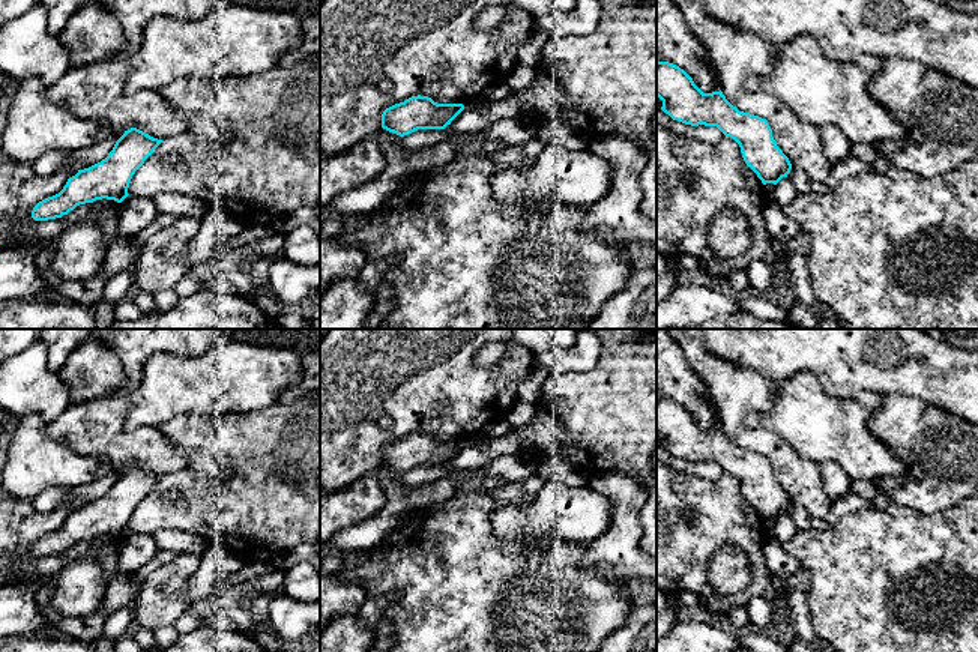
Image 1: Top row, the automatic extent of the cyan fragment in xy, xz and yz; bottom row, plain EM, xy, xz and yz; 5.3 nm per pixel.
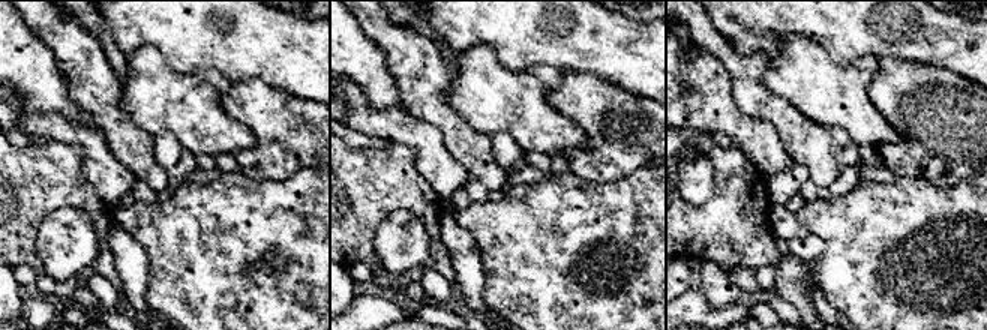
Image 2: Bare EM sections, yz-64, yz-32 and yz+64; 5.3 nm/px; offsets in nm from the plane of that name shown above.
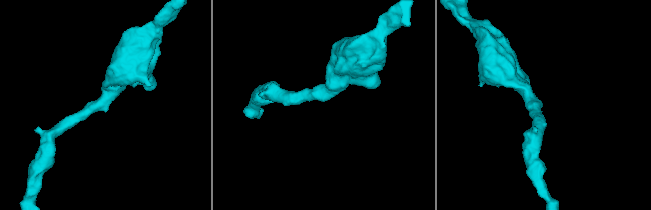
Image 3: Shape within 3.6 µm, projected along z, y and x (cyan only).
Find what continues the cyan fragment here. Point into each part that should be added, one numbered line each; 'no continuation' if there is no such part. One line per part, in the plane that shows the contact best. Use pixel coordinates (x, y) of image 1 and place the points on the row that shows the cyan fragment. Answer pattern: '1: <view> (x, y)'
no continuation

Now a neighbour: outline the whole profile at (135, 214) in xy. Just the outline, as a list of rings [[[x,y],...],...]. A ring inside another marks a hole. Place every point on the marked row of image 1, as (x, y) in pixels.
[[[128,195],[119,210],[119,233],[125,237],[135,237],[149,227],[158,216],[152,198]]]

